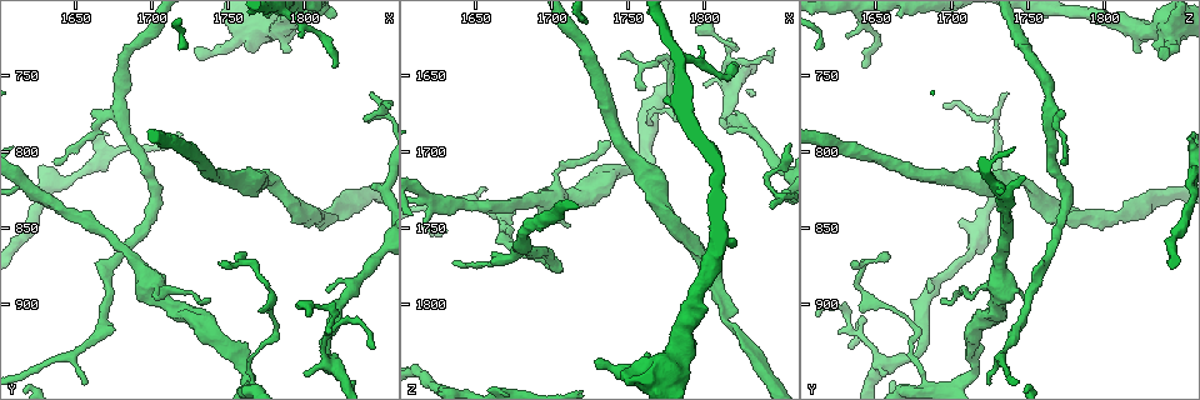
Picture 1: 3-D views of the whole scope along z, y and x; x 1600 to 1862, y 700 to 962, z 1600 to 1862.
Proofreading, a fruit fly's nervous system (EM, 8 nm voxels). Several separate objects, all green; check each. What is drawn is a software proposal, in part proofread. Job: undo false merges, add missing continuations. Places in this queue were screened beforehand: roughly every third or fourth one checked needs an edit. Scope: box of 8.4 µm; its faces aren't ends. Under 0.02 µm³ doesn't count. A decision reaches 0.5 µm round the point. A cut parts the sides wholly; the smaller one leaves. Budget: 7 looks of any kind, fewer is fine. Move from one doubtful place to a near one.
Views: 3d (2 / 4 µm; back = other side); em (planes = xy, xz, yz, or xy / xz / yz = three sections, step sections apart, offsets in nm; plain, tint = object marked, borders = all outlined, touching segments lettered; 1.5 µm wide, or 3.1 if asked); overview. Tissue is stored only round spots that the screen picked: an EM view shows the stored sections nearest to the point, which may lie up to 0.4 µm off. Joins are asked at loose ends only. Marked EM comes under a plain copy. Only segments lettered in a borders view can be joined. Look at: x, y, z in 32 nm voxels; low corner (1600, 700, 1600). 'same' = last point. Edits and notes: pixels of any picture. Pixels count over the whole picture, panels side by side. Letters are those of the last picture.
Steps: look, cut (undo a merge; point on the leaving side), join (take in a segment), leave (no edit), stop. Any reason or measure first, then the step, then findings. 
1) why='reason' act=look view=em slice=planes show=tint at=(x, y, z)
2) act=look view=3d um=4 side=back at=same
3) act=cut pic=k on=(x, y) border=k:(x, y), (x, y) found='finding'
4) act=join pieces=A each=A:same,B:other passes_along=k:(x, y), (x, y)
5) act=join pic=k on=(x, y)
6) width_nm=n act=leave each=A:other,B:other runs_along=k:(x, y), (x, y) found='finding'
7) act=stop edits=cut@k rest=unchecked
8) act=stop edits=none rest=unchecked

why='branch stops here' act=look view=em slice=planes show=borders at=(1728, 732, 1836)

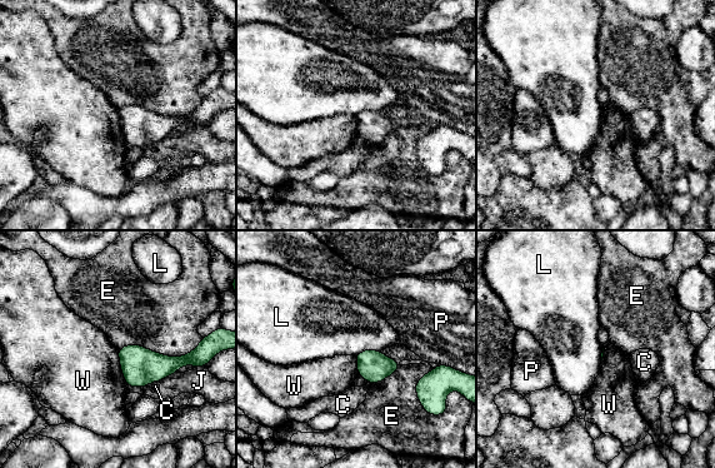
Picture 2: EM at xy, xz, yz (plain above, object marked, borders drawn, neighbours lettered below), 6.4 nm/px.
act=leave each=C:other,E:other,J:other,L:other,P:other,W:other found='none of them fits'

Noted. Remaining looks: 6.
why='thin neck' act=look view=3d um=4 at=(1814, 840, 1812)

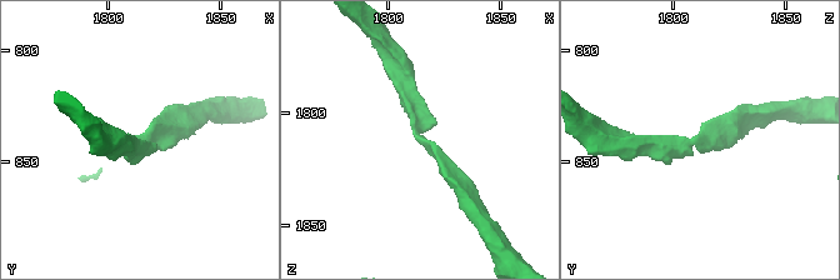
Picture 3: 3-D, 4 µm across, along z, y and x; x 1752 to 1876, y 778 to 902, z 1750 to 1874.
arm_widths_nm=220,260 act=look view=em slice=planes show=tint at=(1815, 841, 1813)

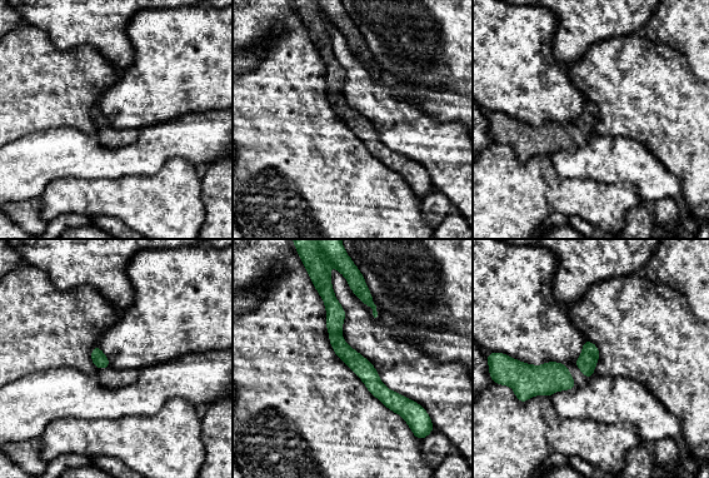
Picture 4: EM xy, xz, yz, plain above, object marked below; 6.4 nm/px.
why='what lies round it' act=look view=em slice=planes show=borders at=same

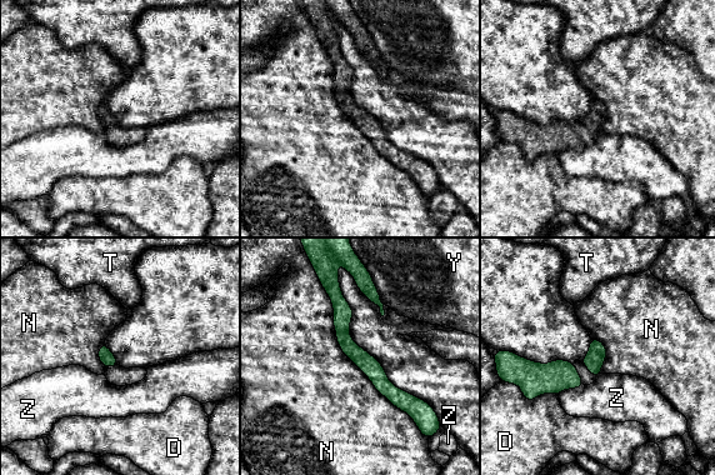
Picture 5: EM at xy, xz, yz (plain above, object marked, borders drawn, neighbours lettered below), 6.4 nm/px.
width_nm=90 act=leave each=D:other,N:other,T:other,Y:other,Z:other border=5:(320, 283), (341, 351), (418, 425) found='all the same neuron'

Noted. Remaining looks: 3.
why='thin end' act=look view=3d um=2 at=(1744, 872, 1638)

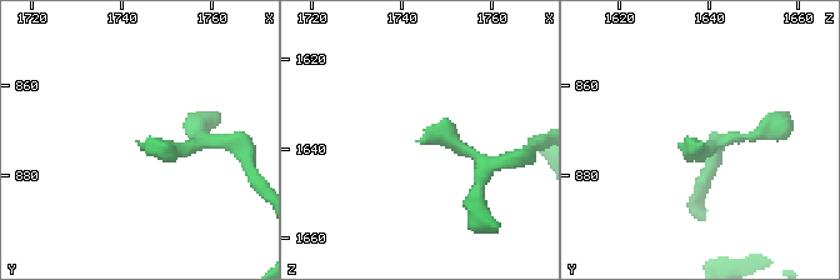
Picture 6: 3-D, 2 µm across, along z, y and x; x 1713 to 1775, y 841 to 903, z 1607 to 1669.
act=look view=em slice=planes show=tint at=(1745, 873, 1639)

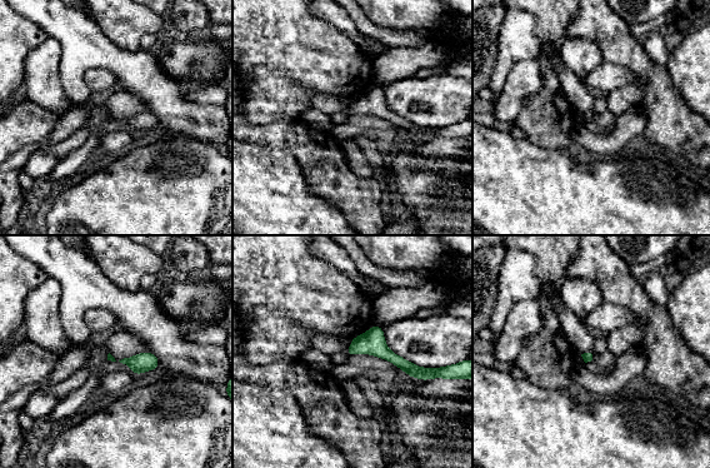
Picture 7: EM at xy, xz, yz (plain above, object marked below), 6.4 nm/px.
why='see the neighbours' act=look view=em slice=planes show=borders at=same

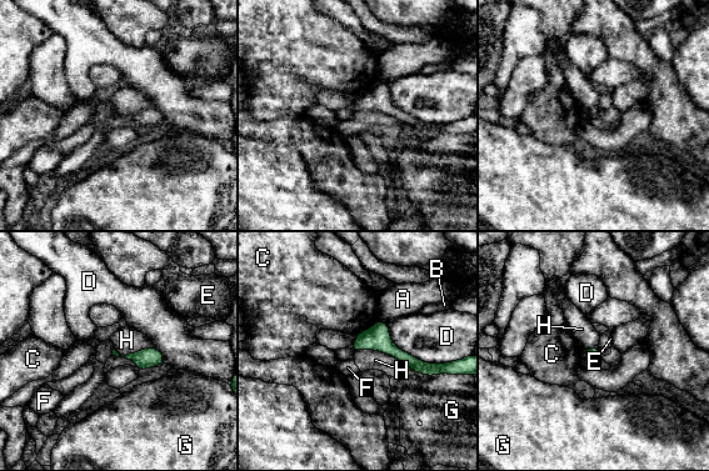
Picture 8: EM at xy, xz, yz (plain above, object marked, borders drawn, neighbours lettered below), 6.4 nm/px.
longest_contact=D:460nm act=leave each=A:other,B:other,C:other,D:other,E:other,F:other,G:other,H:other found='no lettered segment goes on from it'

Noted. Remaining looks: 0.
act=stop edits=none rest=unchecked

